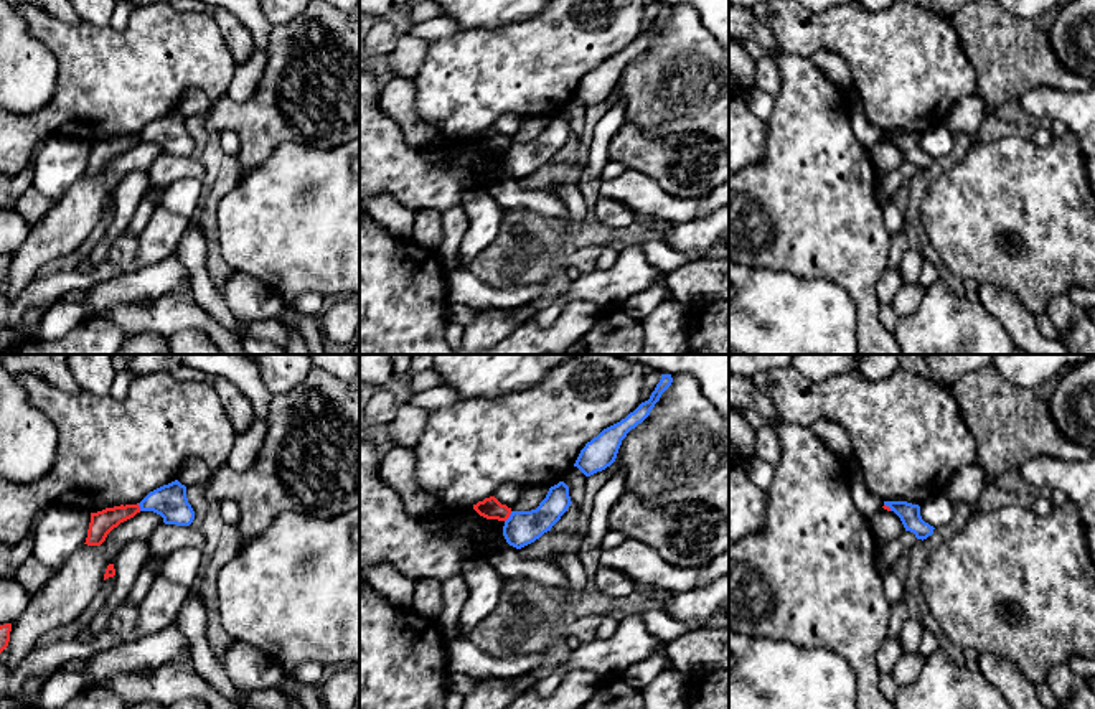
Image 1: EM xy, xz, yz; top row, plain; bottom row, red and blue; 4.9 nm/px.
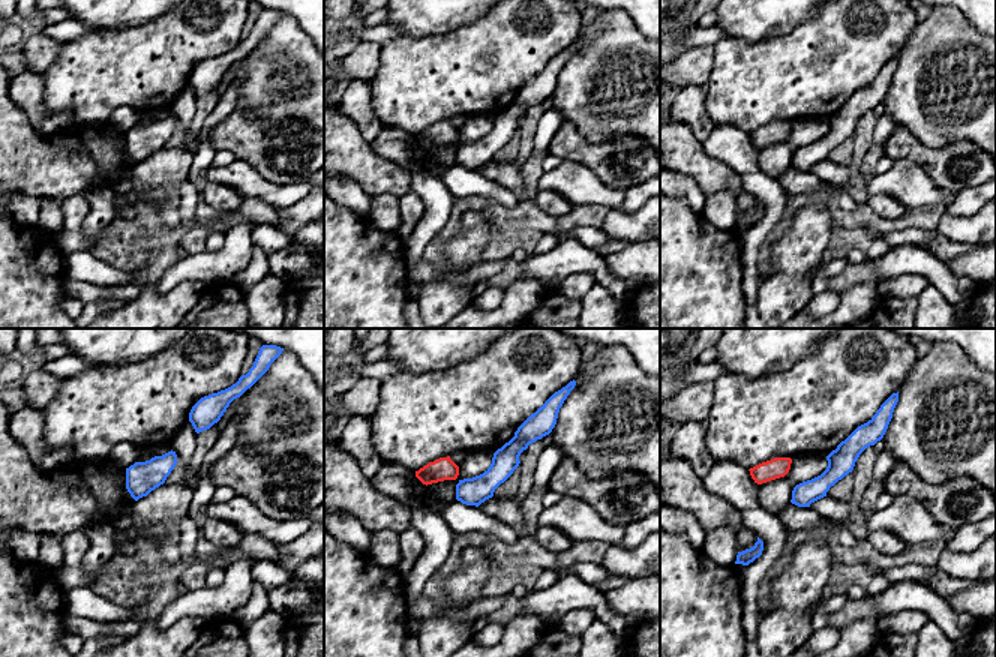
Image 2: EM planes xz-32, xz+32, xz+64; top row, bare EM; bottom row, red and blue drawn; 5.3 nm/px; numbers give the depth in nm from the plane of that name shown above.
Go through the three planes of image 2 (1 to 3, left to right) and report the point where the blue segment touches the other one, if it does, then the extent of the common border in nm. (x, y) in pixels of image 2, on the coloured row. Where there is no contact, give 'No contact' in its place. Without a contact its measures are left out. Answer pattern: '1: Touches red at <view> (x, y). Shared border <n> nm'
1: No contact
2: No contact
3: No contact

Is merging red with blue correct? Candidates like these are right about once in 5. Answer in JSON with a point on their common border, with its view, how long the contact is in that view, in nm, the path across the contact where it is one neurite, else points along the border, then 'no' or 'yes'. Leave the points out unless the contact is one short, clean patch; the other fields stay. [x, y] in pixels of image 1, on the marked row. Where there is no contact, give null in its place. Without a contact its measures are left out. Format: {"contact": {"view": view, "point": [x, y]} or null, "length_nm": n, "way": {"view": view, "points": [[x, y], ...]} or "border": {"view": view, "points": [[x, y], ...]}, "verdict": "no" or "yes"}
{"contact": {"view": "xz", "point": [508, 516]}, "length_nm": 70, "border": {"view": "xz", "points": [[512, 511], [505, 521]]}, "verdict": "no"}

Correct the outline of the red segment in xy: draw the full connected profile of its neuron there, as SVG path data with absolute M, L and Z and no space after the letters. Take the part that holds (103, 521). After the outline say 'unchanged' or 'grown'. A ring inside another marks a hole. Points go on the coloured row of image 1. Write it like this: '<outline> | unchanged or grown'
M139 503L125 505L125 506L120 505L114 508L106 508L97 513L91 513L91 523L89 523L87 538L84 544L101 546L114 528L134 518L137 513L140 513Z | unchanged

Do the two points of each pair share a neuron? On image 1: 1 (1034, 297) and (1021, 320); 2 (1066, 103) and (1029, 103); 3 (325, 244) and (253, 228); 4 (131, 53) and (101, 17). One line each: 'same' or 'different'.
1: different
2: same
3: same
4: different

